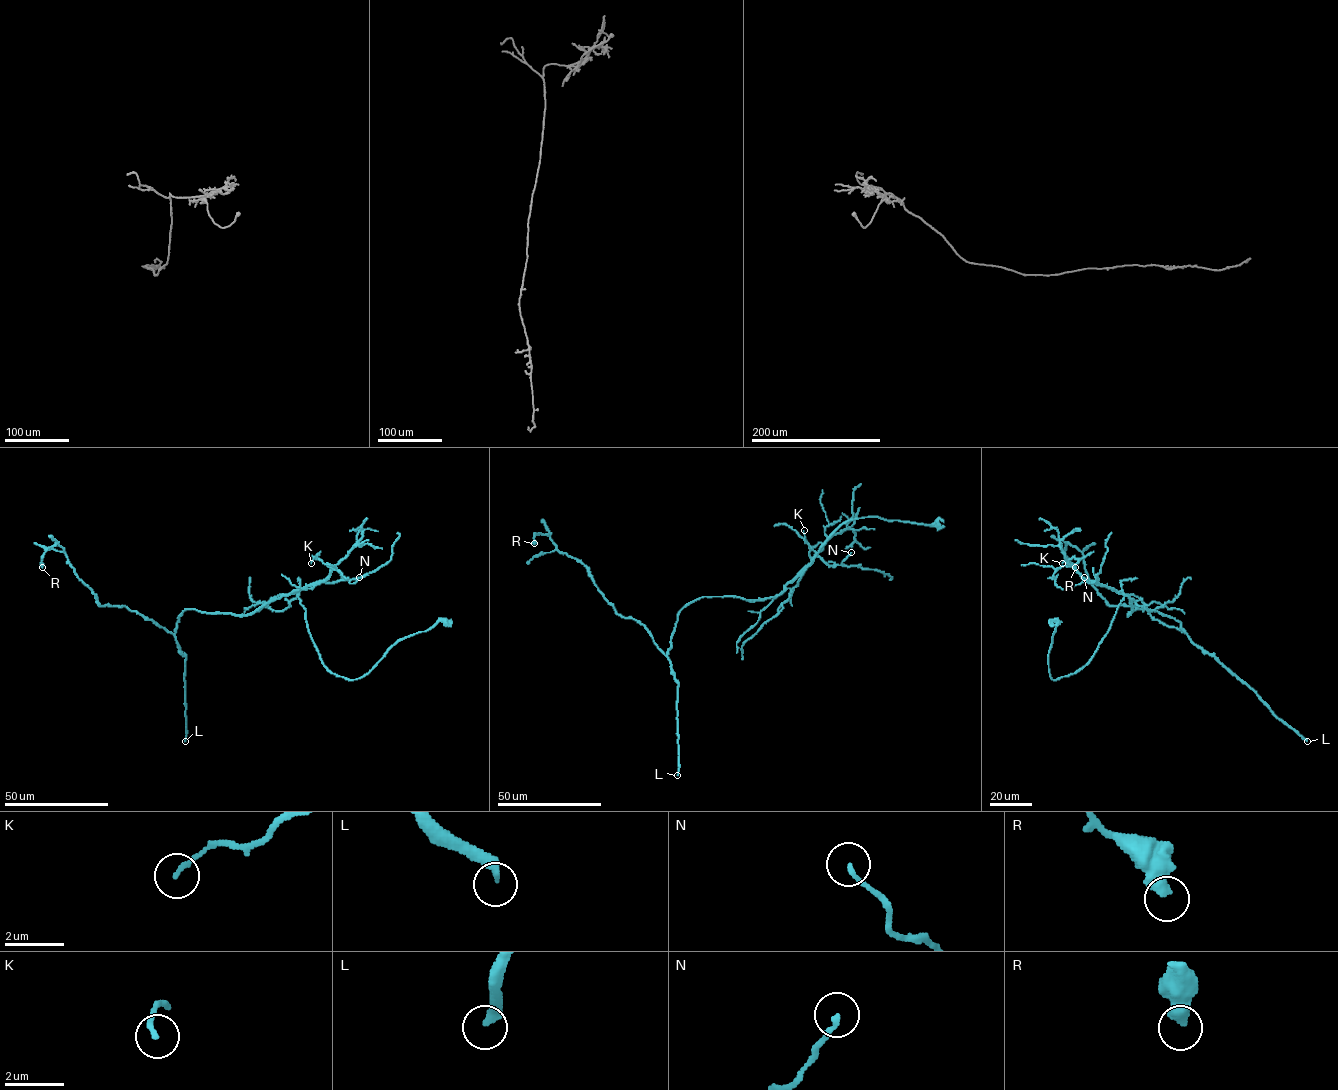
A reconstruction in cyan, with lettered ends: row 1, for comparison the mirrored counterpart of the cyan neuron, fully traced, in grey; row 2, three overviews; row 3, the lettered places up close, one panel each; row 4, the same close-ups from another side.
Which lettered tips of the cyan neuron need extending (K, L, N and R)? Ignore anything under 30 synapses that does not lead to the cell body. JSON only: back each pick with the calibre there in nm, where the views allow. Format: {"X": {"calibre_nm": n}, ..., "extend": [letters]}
{"L": {"calibre_nm": 340}, "extend": ["L"]}

